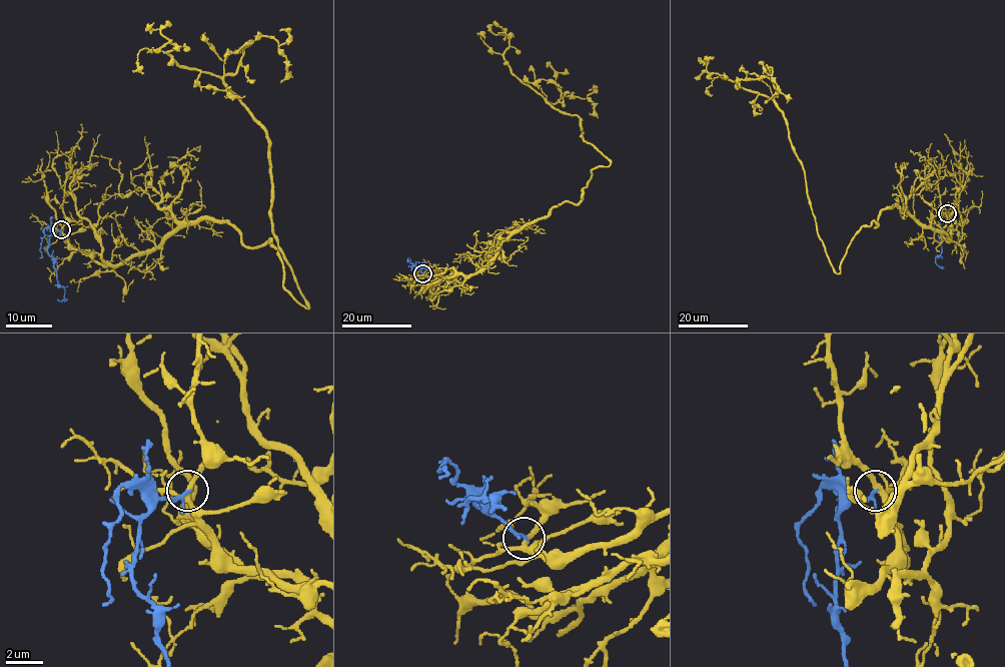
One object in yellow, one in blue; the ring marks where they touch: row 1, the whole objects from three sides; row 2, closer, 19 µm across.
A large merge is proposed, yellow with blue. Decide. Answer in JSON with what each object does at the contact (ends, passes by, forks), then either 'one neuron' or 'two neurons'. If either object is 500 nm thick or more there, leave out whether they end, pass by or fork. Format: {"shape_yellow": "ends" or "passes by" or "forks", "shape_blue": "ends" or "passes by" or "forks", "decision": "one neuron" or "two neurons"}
{"shape_yellow": "forks", "shape_blue": "passes by", "decision": "two neurons"}

